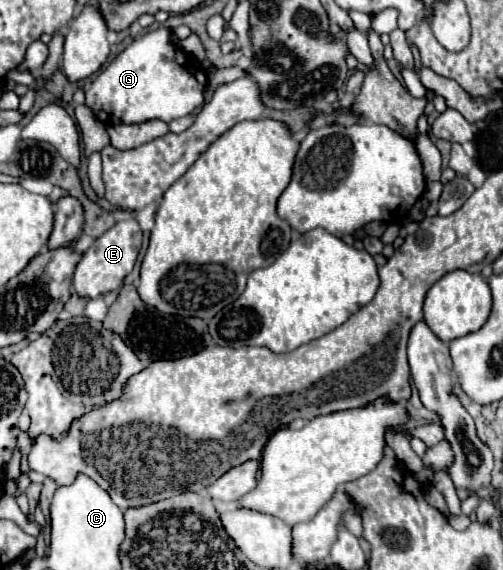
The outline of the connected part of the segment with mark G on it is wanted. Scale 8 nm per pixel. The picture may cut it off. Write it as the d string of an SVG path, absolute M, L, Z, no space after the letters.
M160 26L152 32L146 32L138 36L130 46L126 46L112 62L106 64L106 68L100 70L100 74L94 78L86 92L86 106L94 112L94 116L104 124L138 124L150 118L160 118L164 122L170 122L172 118L182 118L192 114L196 108L204 104L204 88L208 84L206 70L190 58L186 52L182 52L176 44L170 40L170 30L166 26Z

